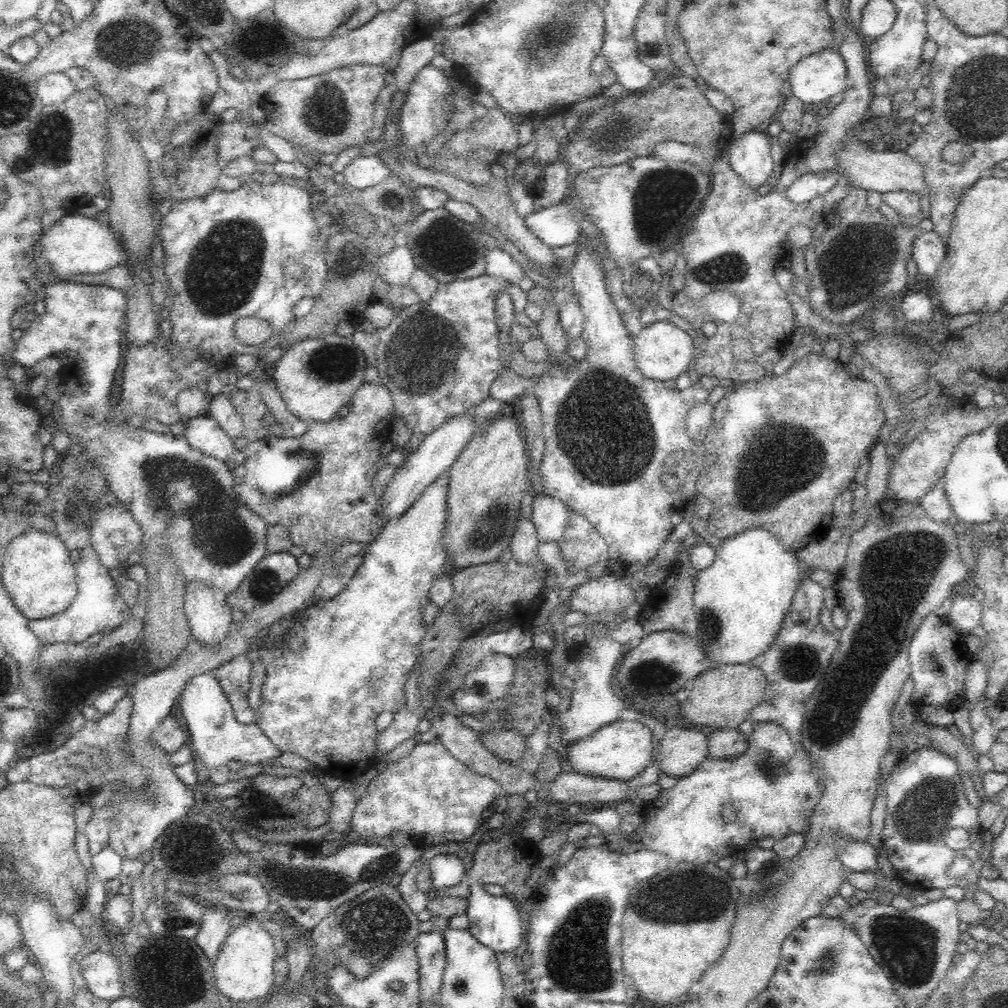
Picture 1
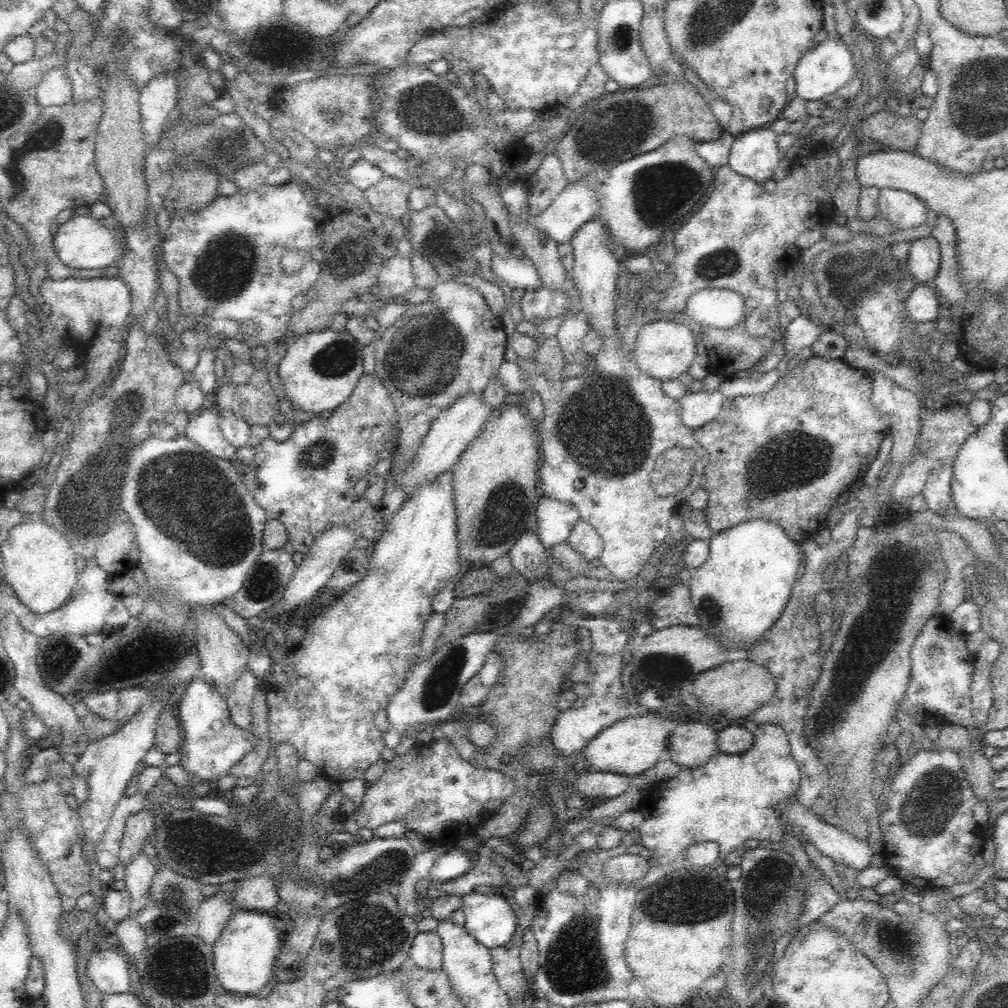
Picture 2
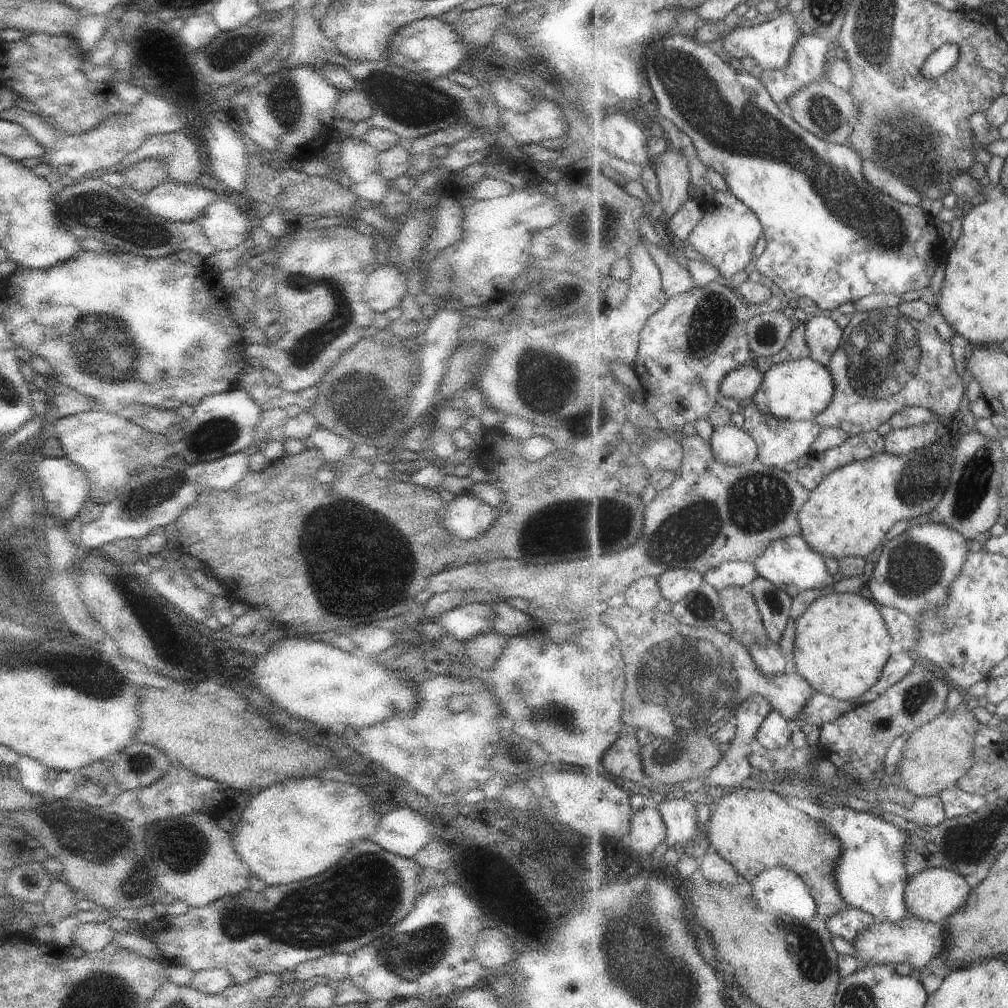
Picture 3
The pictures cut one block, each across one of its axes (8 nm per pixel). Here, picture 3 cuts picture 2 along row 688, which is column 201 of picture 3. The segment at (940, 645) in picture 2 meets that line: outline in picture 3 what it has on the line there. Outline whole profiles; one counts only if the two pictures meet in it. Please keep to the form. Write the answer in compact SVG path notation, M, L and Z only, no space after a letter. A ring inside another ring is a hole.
M363 840L361 844L353 846L333 868L325 870L323 874L317 874L315 878L307 878L307 880L303 880L303 882L297 881L286 885L268 885L268 887L259 892L245 888L241 893L221 897L211 902L211 904L202 907L188 907L186 912L175 915L174 917L170 915L163 918L156 917L149 924L140 924L142 926L140 931L146 939L156 944L157 948L161 950L162 960L165 963L187 966L187 968L194 973L203 969L223 969L230 976L233 984L240 985L260 973L279 975L281 972L285 972L285 970L291 972L299 963L304 963L305 961L316 959L329 953L345 953L347 956L351 956L356 950L368 945L372 940L375 940L375 938L388 934L392 926L395 926L395 924L413 910L417 897L415 882L417 882L417 874L419 874L419 872L421 872L421 868L417 866L417 862L415 862L413 858L407 858L382 849L378 844L373 844L371 840Z

